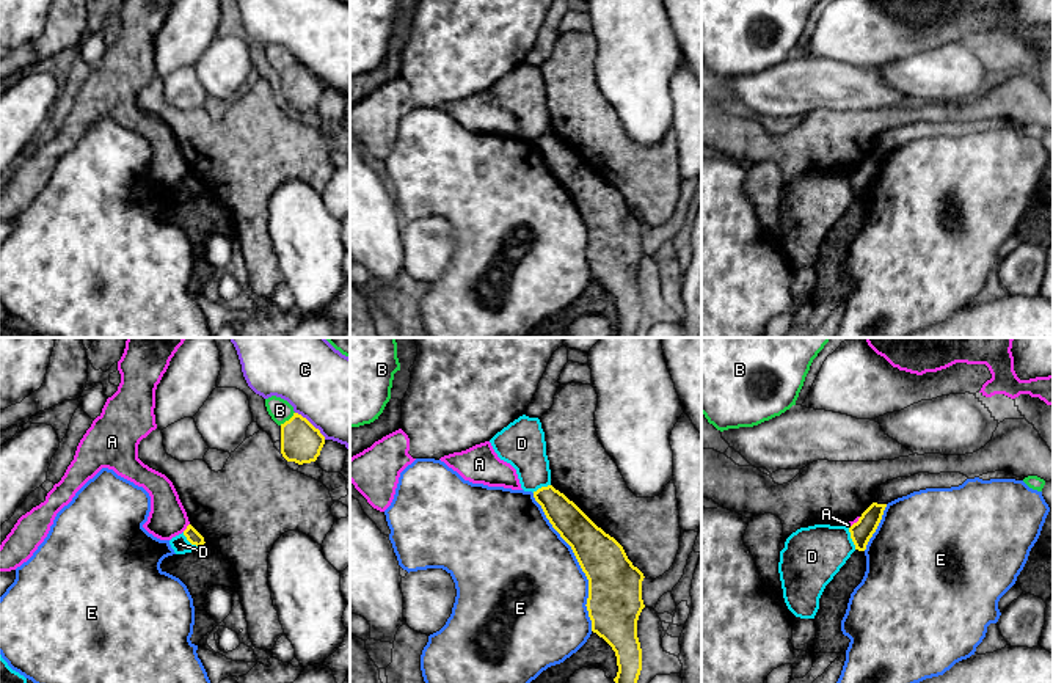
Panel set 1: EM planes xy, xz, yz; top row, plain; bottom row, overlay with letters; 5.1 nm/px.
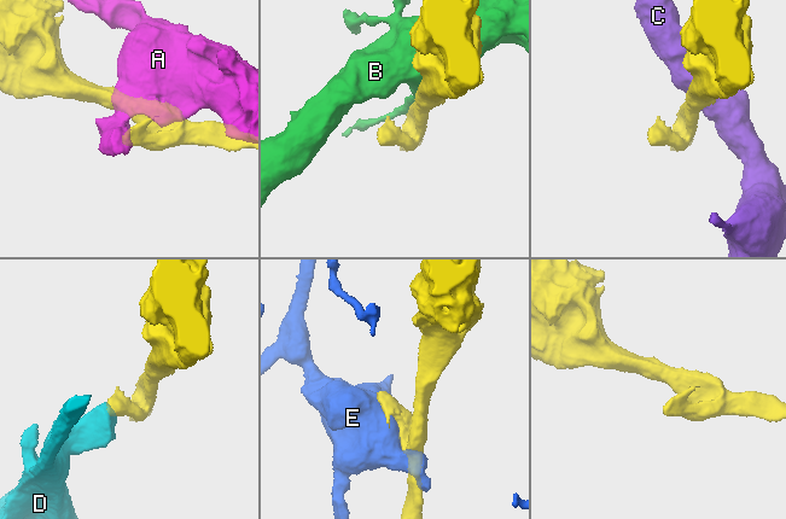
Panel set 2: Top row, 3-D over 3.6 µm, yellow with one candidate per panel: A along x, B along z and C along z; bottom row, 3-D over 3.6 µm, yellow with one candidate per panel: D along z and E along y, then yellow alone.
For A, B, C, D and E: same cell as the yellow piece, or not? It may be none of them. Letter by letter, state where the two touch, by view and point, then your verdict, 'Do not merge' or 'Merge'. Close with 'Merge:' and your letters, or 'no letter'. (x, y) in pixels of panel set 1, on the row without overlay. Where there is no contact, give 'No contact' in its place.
A: Touches yellow at xy (187, 176). Do not merge
B: Touches yellow at xy (289, 68). Do not merge
C: Touches yellow at xy (309, 71). Do not merge
D: Touches yellow at yz (851, 186). Do not merge
E: Touches yellow at xz (578, 209). Do not merge
Merge: no letter

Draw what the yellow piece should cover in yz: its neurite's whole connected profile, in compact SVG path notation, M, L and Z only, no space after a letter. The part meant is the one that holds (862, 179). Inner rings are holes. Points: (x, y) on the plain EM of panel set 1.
M873 151L862 162L858 170L854 171L849 176L851 187L852 187L854 193L855 193L855 198L858 198L858 199L865 199L866 198L866 193L868 193L869 187L873 185L873 182L876 181L880 168L882 168L885 155L887 155L887 152Z

